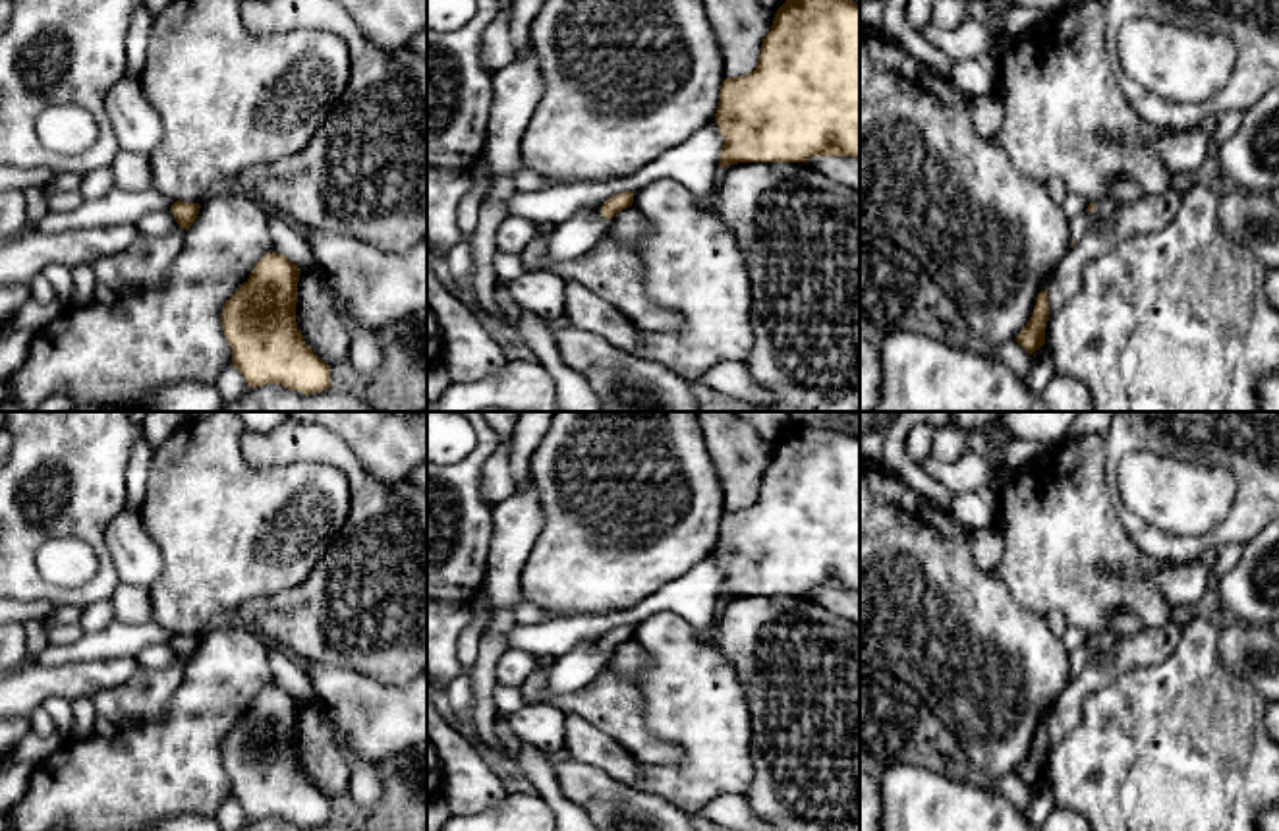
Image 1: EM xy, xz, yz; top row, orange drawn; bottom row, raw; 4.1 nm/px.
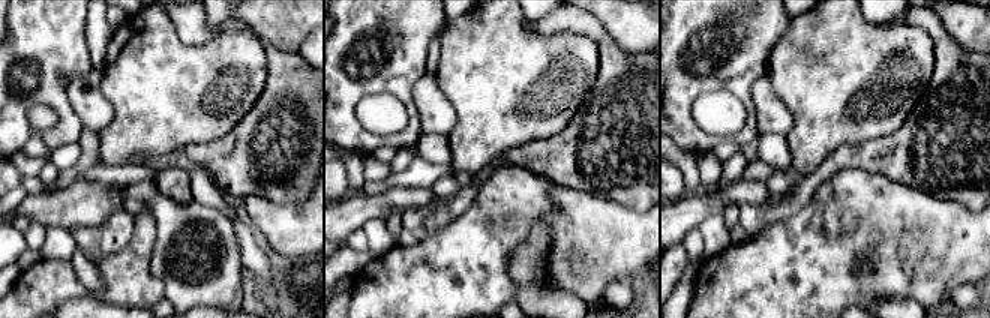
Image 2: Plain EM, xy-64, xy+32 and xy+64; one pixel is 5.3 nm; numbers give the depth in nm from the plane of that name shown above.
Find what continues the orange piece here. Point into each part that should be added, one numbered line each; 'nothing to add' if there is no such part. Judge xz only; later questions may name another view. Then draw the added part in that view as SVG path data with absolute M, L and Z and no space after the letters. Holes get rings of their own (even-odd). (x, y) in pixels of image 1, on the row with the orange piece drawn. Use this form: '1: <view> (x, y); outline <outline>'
1: xz (578, 234); outline M601 207L580 209L549 232L547 251L553 259L572 261L587 251L609 232Z

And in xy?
1: xy (159, 225); outline M158 211L141 216L135 226L145 240L158 242L168 238L176 230L178 222L170 211Z

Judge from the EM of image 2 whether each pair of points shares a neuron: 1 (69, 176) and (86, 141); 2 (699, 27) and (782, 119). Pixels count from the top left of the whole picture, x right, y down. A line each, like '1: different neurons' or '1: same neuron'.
1: same neuron
2: different neurons

